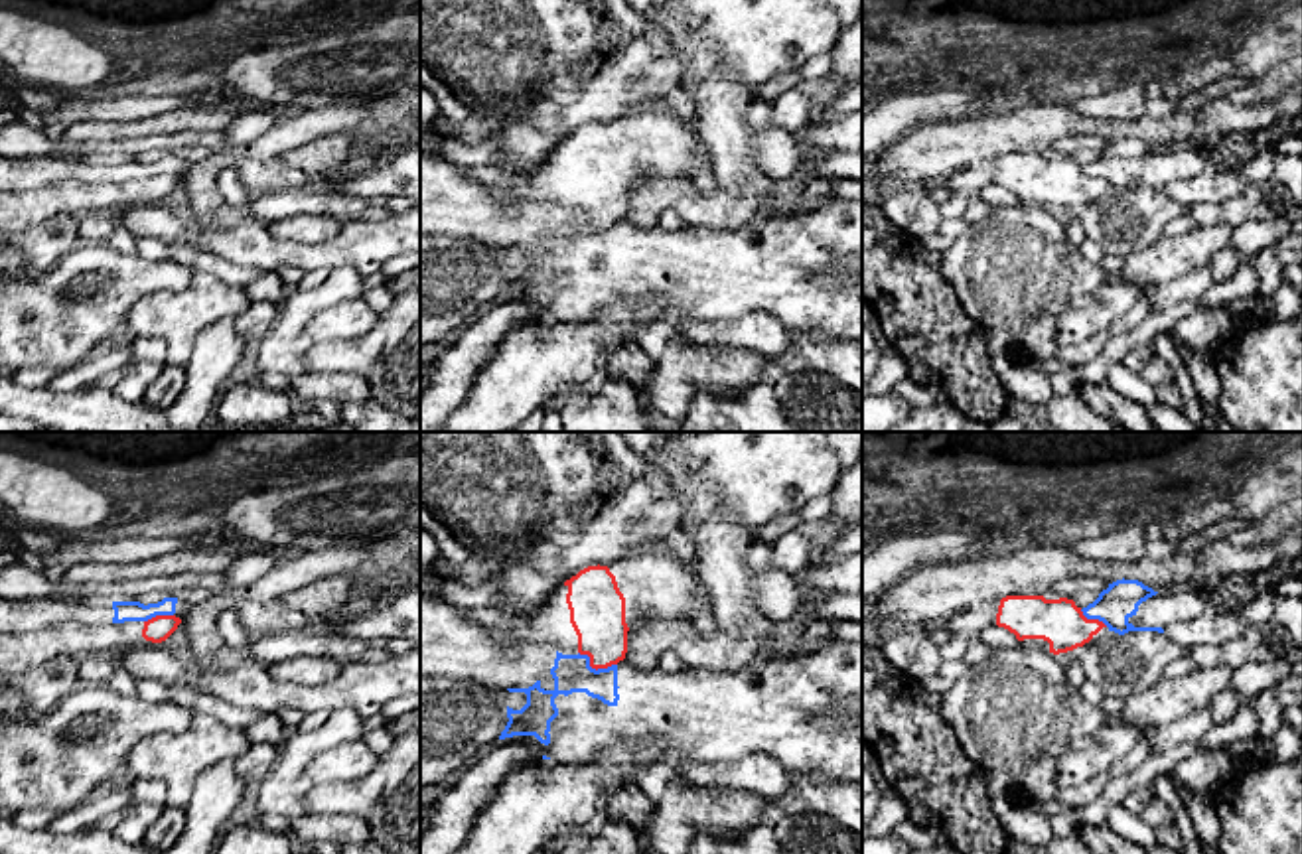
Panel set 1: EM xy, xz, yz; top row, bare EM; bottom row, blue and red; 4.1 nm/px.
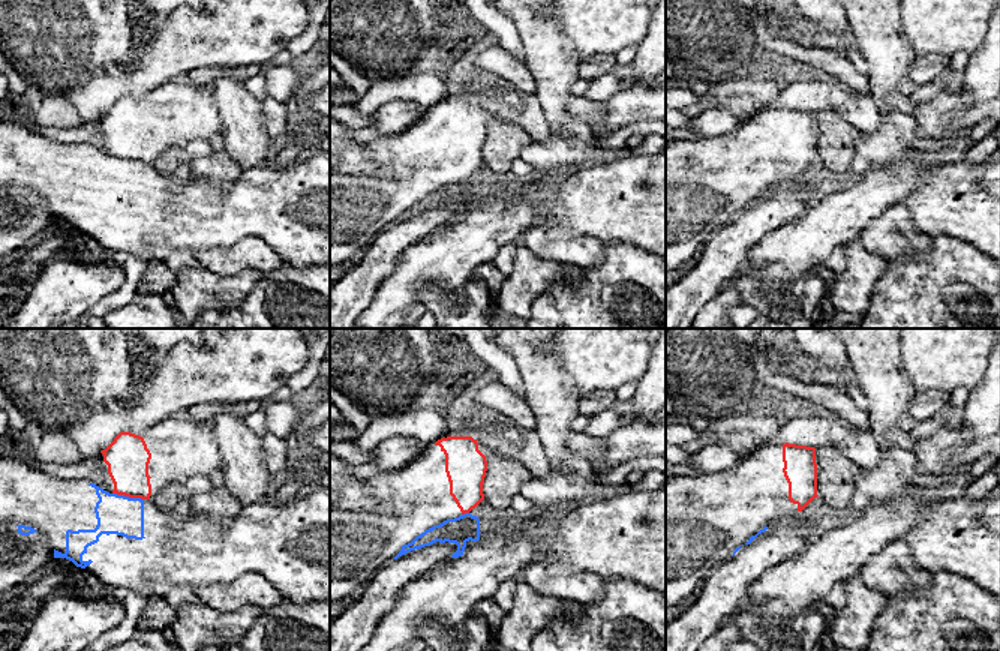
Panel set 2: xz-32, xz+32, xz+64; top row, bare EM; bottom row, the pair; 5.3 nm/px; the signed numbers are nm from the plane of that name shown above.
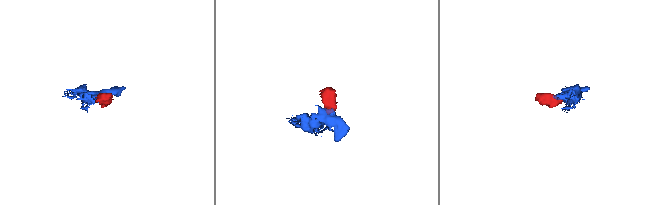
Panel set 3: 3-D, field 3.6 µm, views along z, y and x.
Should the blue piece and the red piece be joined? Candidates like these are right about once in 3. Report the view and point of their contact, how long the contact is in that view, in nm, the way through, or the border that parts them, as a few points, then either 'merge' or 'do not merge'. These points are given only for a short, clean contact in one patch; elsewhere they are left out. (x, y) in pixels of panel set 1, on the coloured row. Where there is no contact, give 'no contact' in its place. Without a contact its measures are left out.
xz (594, 669) | 170 nm | along xz (578, 651), (596, 669), (616, 665) | do not merge

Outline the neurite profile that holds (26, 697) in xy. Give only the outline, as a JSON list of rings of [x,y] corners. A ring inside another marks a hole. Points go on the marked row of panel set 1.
[[[57,657],[20,675],[0,673],[0,726],[36,722],[79,684],[79,667],[71,657]]]

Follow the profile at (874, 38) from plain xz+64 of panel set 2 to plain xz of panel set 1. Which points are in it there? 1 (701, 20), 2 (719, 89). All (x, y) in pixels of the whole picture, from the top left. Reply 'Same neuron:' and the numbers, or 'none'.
Same neuron: 2

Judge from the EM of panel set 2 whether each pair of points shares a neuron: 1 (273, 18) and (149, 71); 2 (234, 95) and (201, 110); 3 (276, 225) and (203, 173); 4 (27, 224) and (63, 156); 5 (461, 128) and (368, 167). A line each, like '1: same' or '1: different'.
1: same
2: different
3: different
4: different
5: different

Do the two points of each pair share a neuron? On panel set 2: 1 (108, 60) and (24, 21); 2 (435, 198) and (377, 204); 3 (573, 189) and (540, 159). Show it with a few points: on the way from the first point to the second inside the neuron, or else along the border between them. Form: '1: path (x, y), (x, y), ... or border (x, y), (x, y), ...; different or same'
1: path (87, 39), (66, 21), (45, 21); same
2: border (402, 210), (393, 222); different
3: border (577, 168), (573, 173); different

